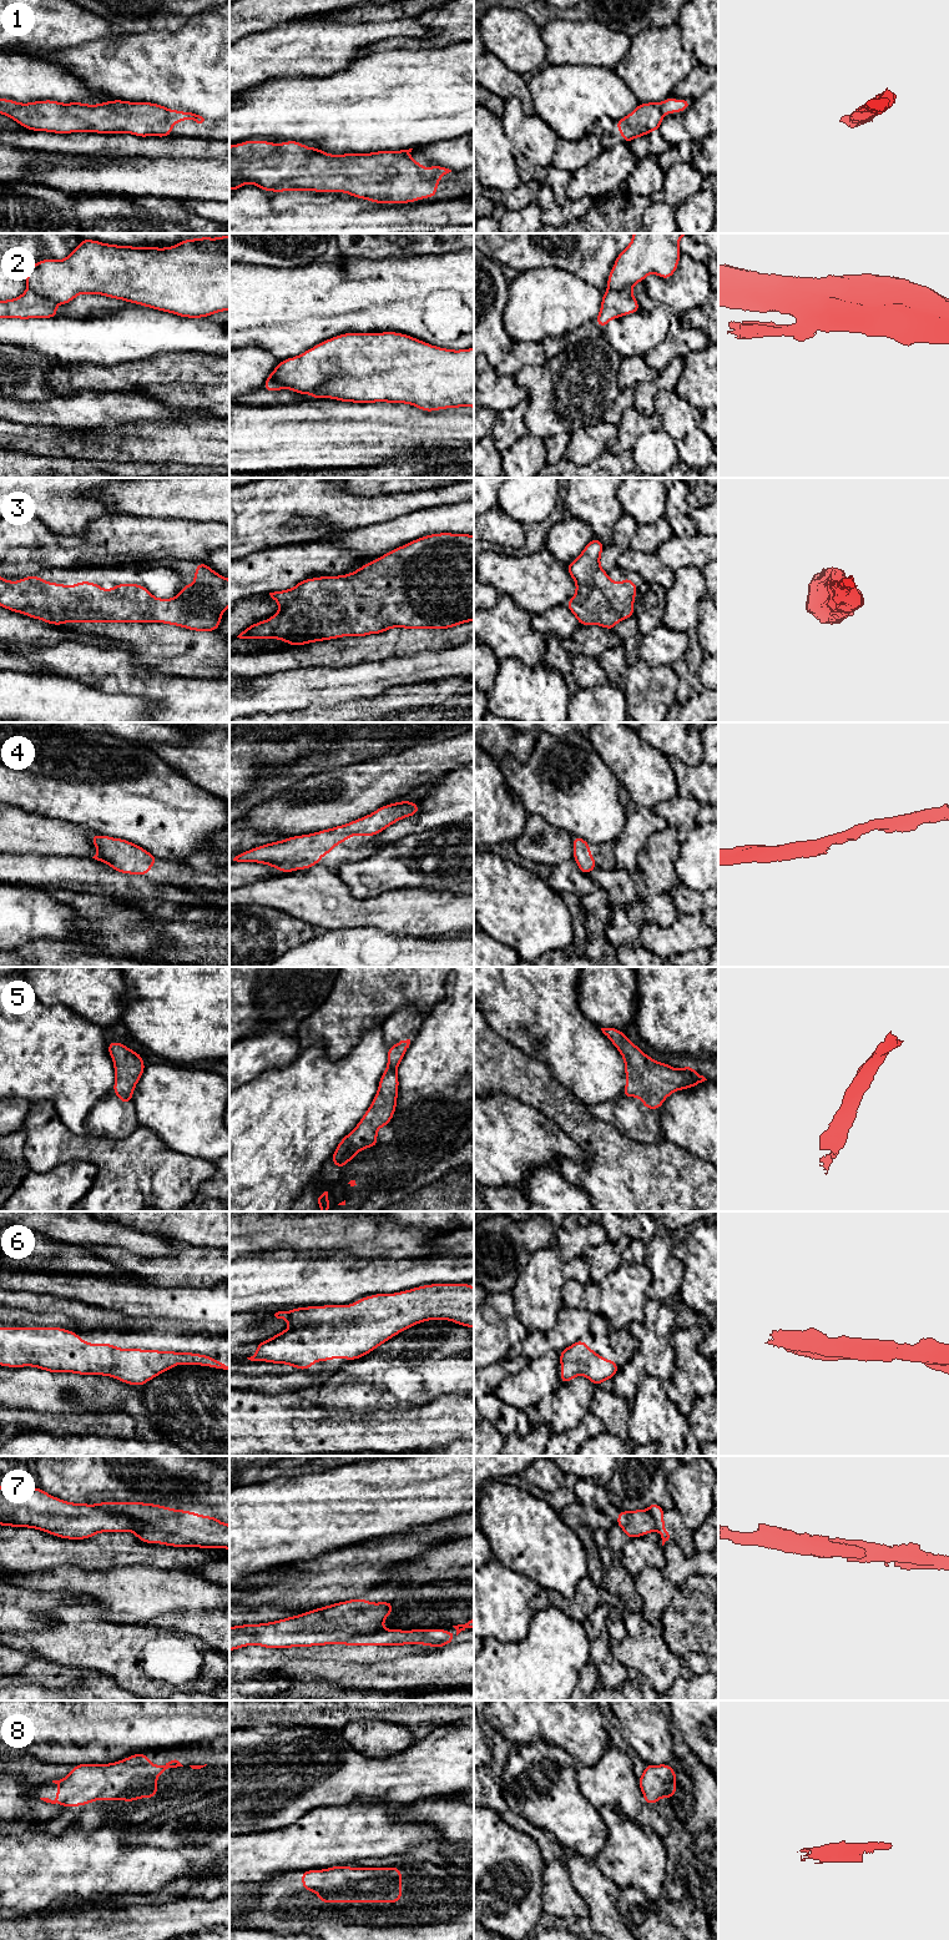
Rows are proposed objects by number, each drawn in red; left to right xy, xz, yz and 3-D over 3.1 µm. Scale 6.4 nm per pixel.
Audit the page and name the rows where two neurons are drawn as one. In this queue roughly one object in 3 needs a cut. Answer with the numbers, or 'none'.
2, 7

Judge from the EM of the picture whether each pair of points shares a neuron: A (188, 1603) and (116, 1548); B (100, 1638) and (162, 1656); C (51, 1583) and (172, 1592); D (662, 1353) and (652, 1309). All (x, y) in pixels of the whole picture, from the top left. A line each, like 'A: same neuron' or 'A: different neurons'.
A: different neurons
B: same neuron
C: same neuron
D: same neuron

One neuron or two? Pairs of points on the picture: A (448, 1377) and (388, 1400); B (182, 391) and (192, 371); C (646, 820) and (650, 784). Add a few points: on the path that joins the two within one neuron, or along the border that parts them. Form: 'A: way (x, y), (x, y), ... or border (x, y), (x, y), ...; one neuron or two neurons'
A: way (433, 1384), (423, 1390), (403, 1390); one neuron
B: border (156, 383), (203, 383), (215, 386); two neurons
C: border (625, 789), (632, 800), (651, 809); two neurons

